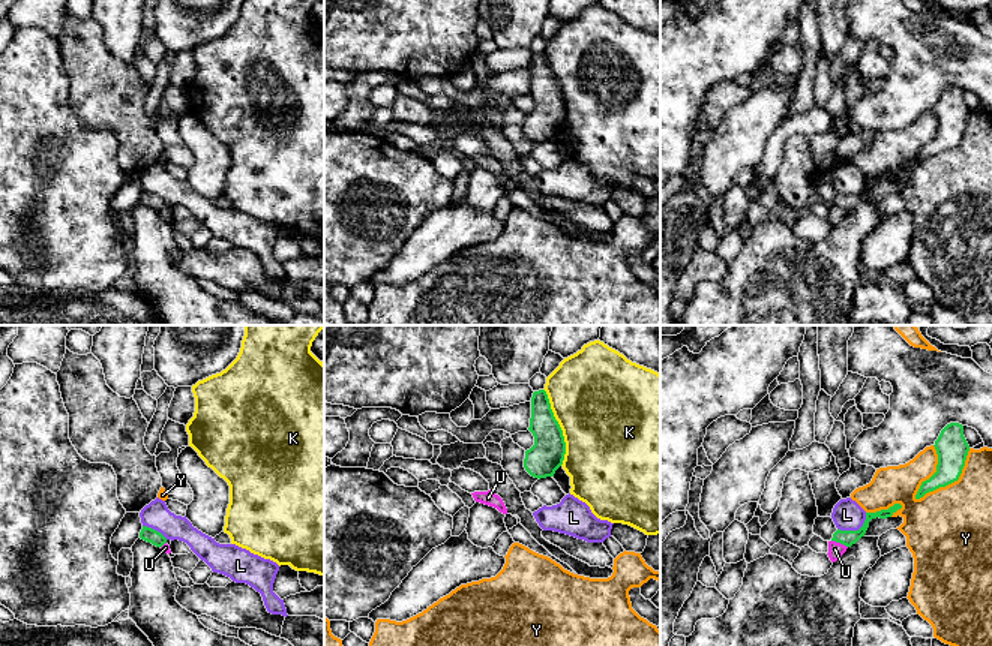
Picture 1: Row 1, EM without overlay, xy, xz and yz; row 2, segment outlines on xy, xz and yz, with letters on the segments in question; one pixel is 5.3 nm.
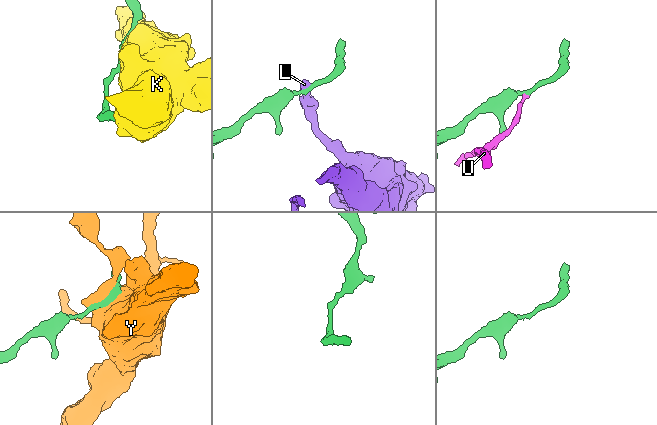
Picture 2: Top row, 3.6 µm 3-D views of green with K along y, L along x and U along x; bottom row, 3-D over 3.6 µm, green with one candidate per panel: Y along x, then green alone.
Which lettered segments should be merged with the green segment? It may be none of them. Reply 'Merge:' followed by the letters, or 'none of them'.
Merge: none of them

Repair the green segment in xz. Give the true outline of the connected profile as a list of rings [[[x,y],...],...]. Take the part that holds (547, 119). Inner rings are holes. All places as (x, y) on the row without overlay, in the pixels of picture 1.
[[[545,54],[533,57],[528,94],[534,100],[534,109],[525,115],[525,135],[539,144],[554,141],[563,129],[566,106]]]

